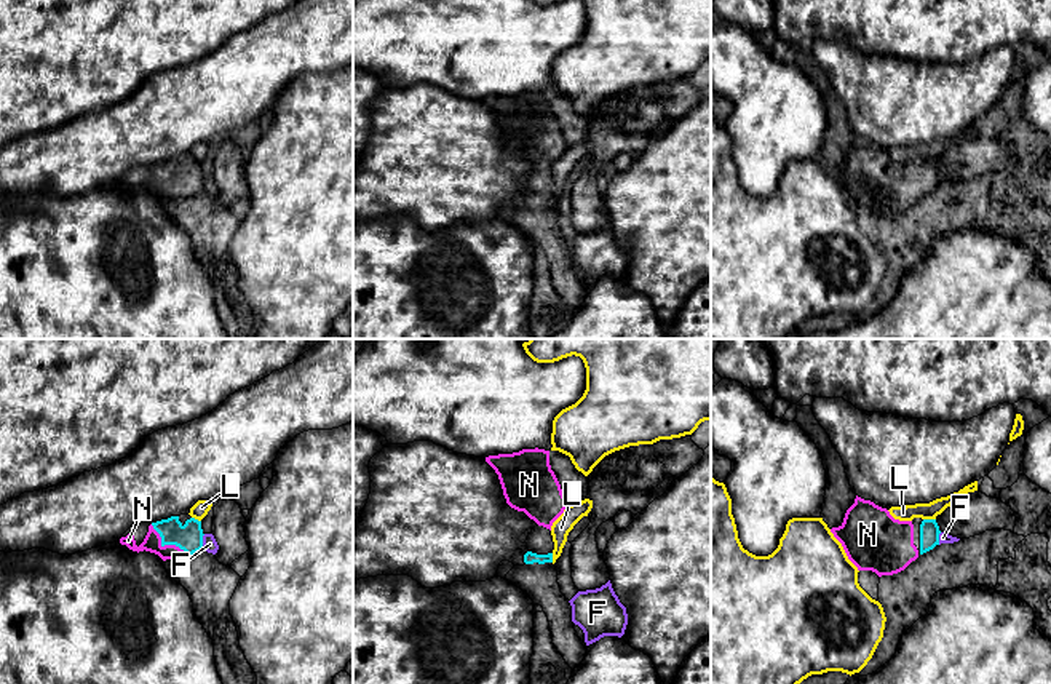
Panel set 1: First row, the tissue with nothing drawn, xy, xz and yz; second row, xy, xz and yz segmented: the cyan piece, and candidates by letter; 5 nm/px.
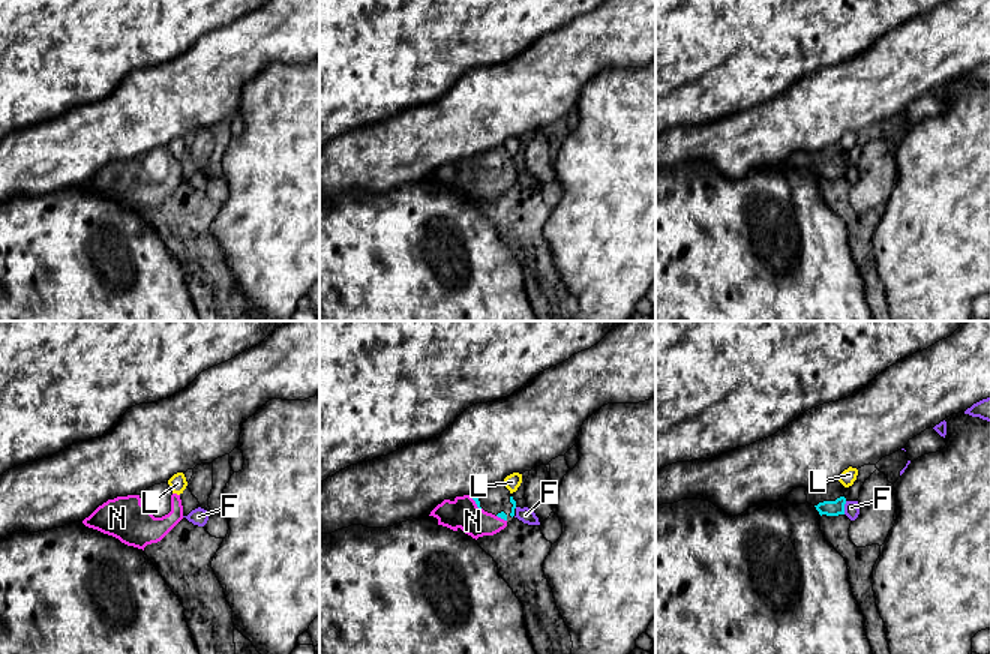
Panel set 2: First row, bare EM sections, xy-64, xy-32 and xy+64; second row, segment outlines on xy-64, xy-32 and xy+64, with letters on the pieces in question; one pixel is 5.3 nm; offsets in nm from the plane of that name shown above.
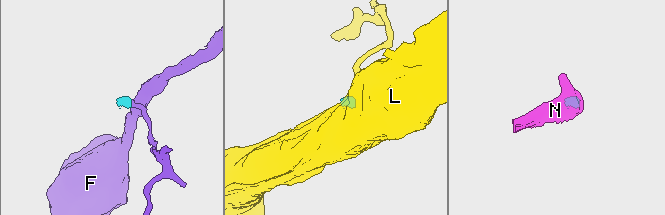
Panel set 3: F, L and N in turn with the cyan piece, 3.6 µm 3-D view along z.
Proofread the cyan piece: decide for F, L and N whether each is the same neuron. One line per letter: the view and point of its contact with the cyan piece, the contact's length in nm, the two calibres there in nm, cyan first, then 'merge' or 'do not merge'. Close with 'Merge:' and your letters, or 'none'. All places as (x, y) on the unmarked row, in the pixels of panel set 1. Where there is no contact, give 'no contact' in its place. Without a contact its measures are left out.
F: meets cyan in xy at (202, 184); contact 80 nm long; 140 nm thick on the cyan side, 70 nm on the other; do not merge
L: meets cyan in yz at (930, 162); contact 60 nm long; 100 nm thick on the cyan side, 80 nm on the other; do not merge
N: meets cyan in xy at (165, 186); contact 240 nm long; 140 nm thick on the cyan side, 90 nm on the other; merge
Merge: N

